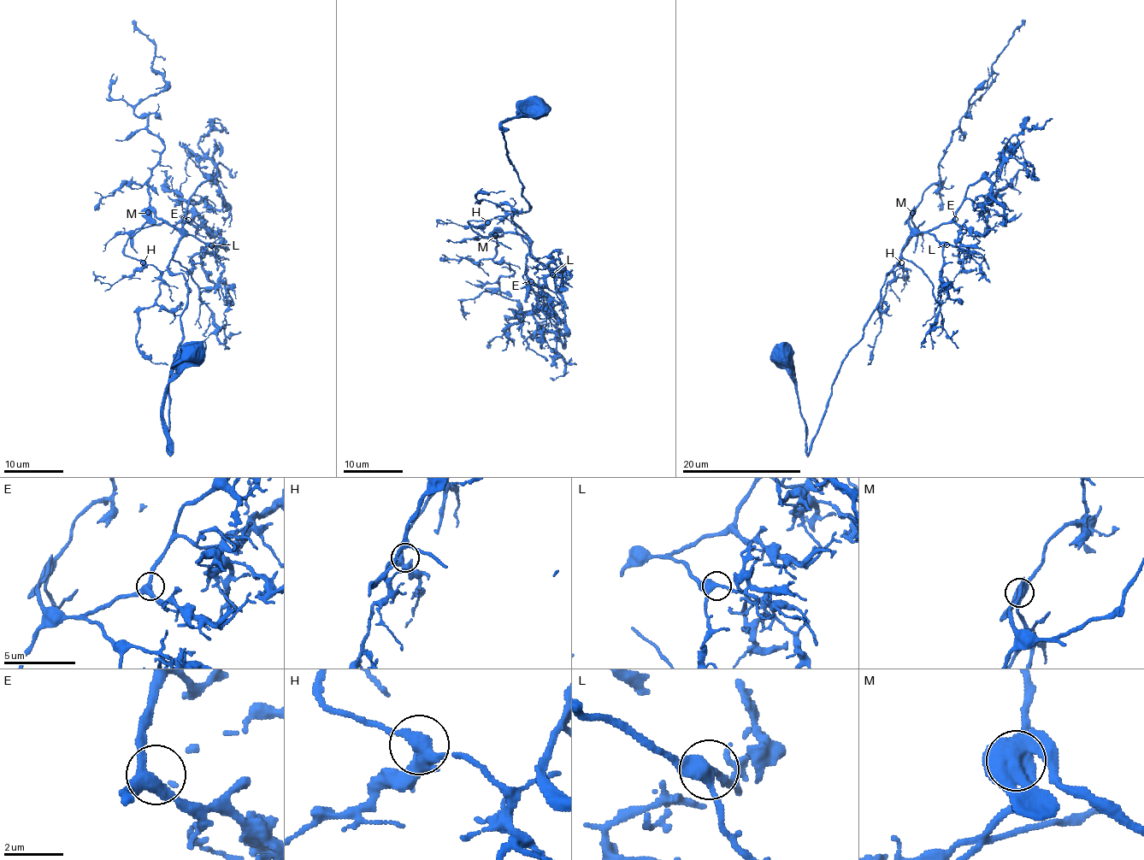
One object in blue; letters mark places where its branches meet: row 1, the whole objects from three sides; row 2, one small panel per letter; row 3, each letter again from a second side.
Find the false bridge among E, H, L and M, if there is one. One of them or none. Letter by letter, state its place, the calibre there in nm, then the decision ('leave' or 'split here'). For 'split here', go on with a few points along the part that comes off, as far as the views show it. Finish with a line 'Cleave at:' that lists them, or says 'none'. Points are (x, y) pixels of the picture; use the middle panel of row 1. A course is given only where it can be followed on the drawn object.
E: (531, 281) | 340 nm | leave
H: (487, 222) | 360 nm | leave
L: (552, 274) | 340 nm | leave
M: (495, 235) | 600 nm | leave
Cleave at: none

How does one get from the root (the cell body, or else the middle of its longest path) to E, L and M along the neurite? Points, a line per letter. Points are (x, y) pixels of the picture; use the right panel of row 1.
E: (783, 355), (792, 363), (807, 447), (841, 361), (861, 338), (905, 242), (955, 219)
L: (783, 355), (792, 363), (807, 447), (841, 361), (861, 338), (905, 242), (928, 232), (946, 244)
M: (783, 355), (792, 363), (807, 447), (841, 361), (861, 338), (885, 274), (899, 256), (912, 212)

